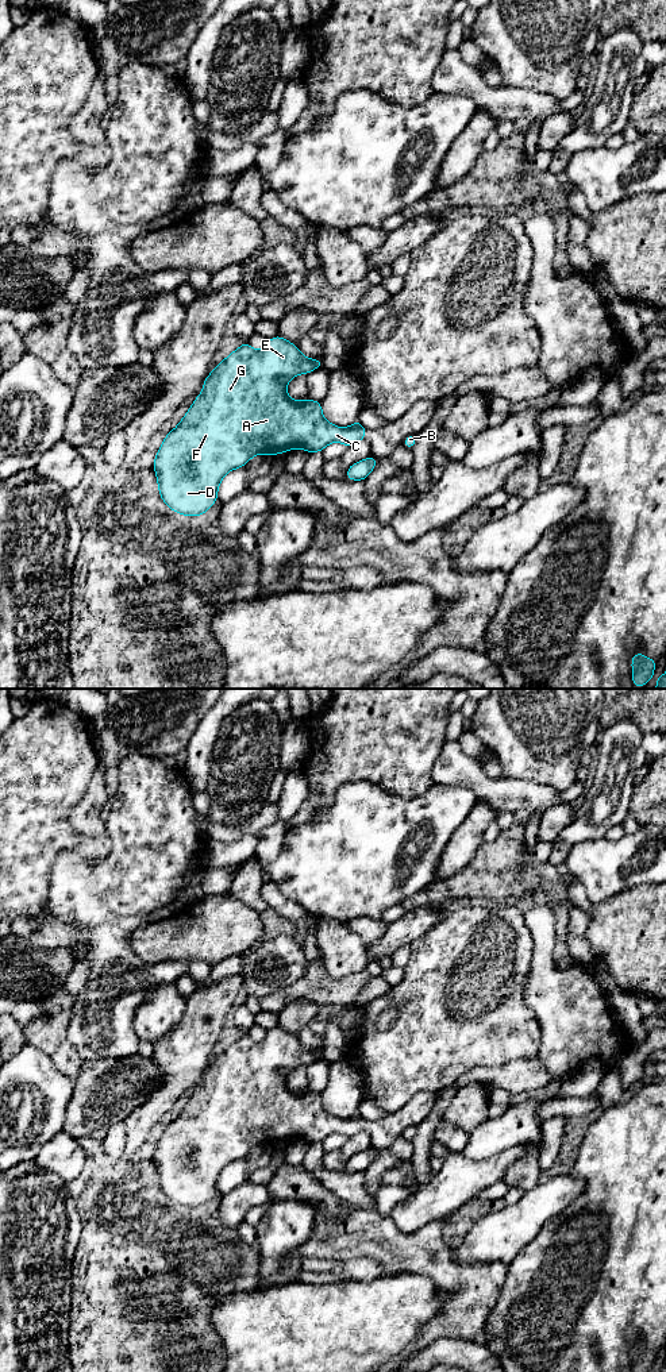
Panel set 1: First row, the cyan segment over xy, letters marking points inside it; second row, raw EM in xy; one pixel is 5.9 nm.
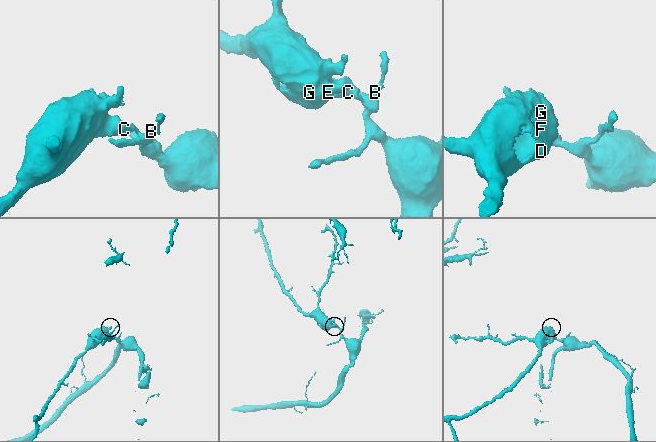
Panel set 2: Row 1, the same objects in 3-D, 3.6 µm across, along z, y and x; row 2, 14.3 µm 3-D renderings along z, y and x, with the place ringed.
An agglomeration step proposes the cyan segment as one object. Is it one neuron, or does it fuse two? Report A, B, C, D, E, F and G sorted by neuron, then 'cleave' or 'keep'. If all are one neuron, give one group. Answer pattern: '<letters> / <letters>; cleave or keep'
A C D E F G / B; cleave

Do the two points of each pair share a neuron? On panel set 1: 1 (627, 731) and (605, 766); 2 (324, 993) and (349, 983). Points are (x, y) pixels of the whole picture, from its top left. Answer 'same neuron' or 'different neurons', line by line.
1: same neuron
2: same neuron

